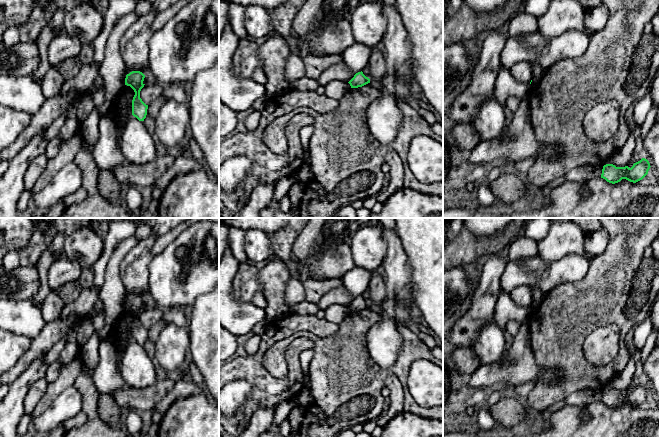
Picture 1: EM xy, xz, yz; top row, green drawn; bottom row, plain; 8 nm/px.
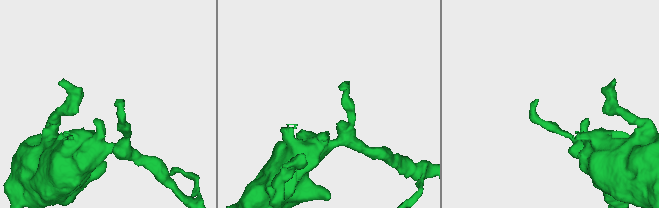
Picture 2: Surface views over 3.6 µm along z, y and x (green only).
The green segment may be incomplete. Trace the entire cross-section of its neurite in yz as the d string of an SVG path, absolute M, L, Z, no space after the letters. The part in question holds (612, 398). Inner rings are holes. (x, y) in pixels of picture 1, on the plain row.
M645 382L634 387L631 392L628 390L616 391L613 388L606 388L603 390L601 402L612 408L618 407L622 403L636 407L648 398L650 391L649 385Z

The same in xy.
M132 295L125 302L125 309L130 310L135 316L132 324L132 339L139 345L144 345L148 333L148 329L140 322L140 315L145 309L144 302L145 299L140 295Z

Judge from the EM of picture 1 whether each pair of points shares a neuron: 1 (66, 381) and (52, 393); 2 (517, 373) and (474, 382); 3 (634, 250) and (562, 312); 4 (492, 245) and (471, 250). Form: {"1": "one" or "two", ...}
{"1": "one", "2": "one", "3": "one", "4": "one"}

